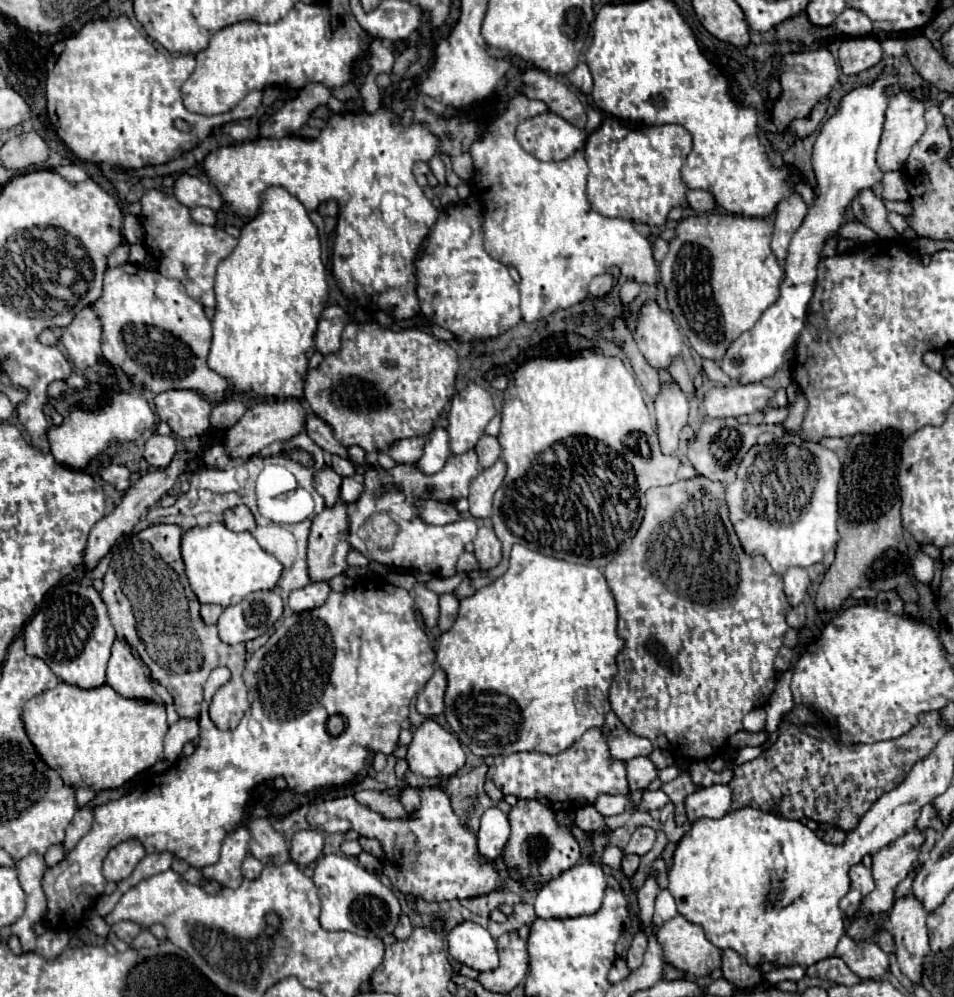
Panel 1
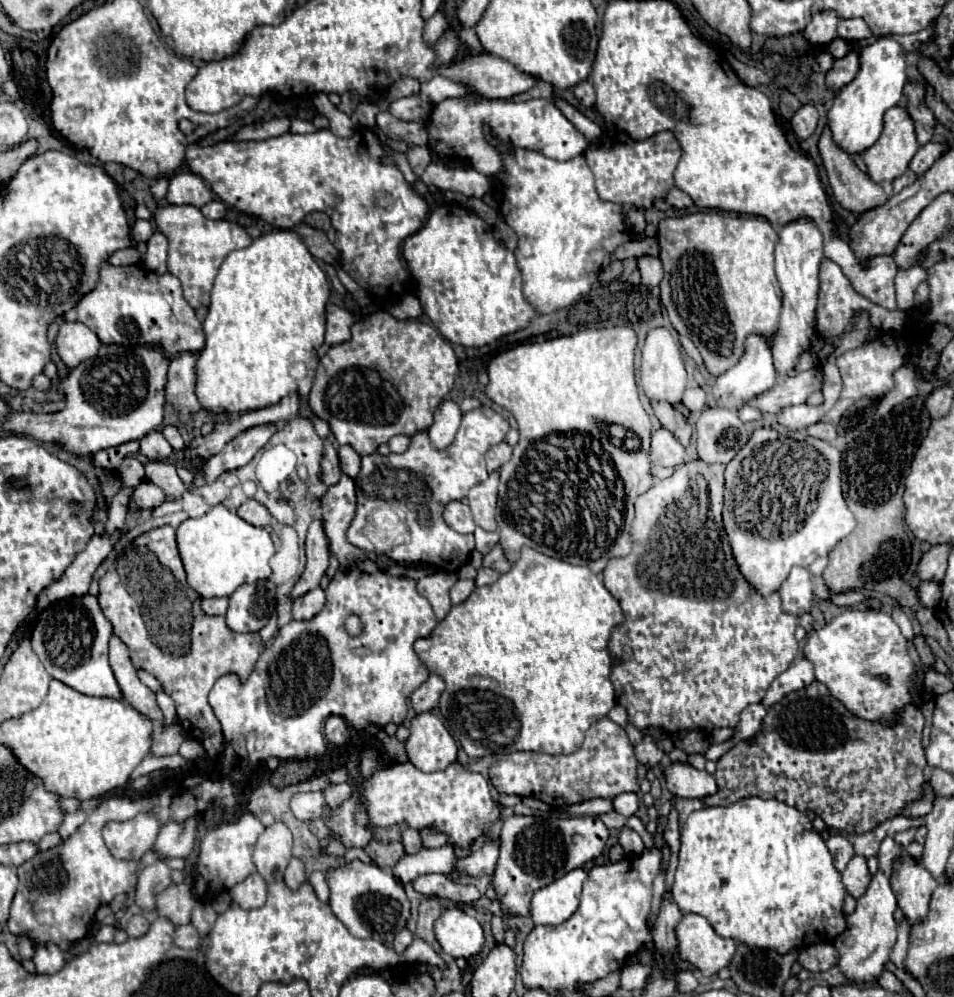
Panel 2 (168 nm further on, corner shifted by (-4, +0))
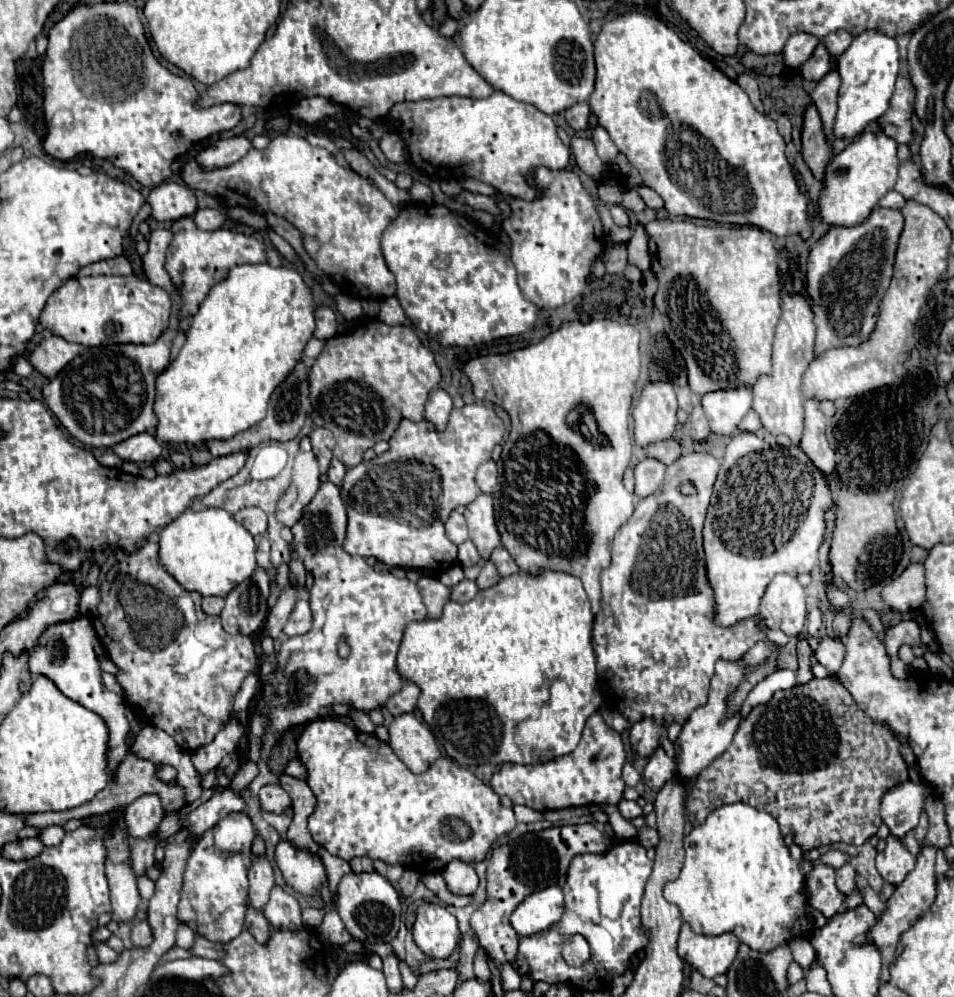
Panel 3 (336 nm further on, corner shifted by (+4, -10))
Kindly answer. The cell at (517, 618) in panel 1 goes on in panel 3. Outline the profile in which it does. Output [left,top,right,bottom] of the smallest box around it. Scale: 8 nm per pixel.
[398,570,602,768]

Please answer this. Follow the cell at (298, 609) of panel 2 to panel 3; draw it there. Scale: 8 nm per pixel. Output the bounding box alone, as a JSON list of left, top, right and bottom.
[284,598,312,636]

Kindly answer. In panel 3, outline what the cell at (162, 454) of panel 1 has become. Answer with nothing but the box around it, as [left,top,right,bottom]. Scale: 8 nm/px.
[112,434,162,464]

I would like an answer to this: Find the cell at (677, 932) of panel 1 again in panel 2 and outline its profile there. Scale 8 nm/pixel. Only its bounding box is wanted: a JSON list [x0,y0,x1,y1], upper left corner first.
[676,914,736,976]

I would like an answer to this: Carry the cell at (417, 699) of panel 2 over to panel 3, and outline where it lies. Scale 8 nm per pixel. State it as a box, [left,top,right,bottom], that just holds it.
[386,682,420,716]

